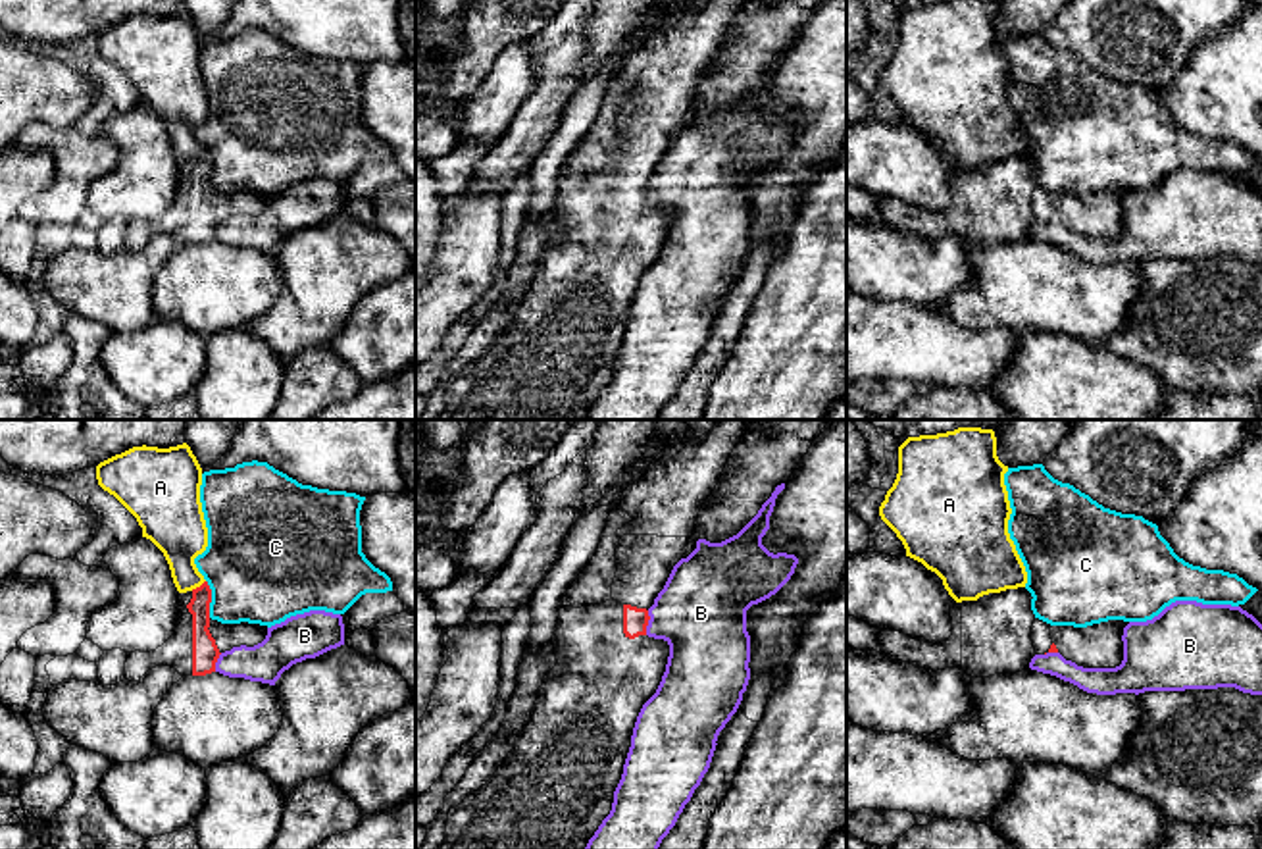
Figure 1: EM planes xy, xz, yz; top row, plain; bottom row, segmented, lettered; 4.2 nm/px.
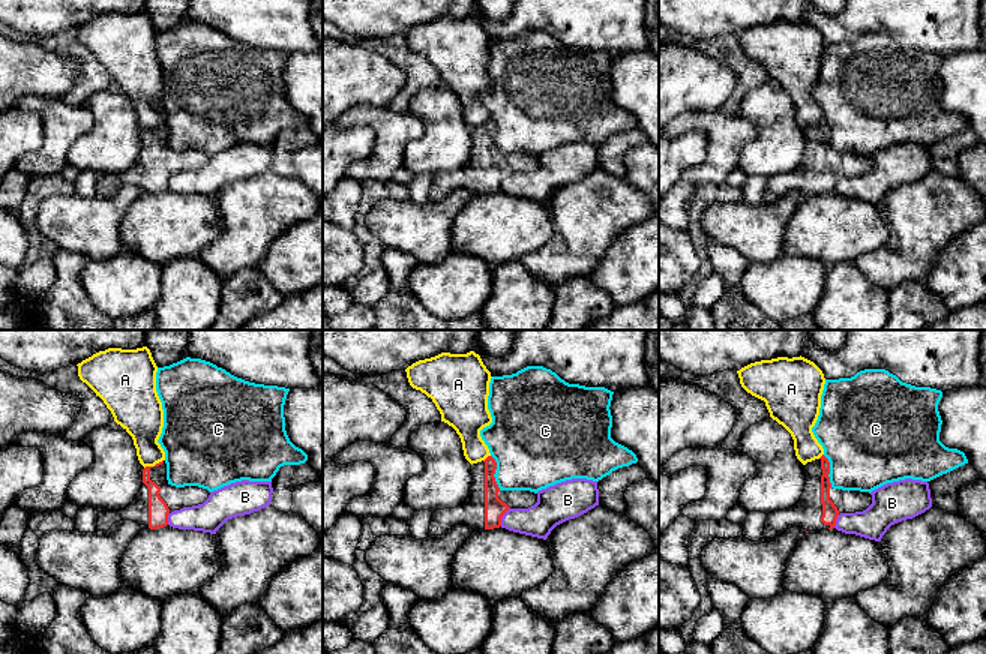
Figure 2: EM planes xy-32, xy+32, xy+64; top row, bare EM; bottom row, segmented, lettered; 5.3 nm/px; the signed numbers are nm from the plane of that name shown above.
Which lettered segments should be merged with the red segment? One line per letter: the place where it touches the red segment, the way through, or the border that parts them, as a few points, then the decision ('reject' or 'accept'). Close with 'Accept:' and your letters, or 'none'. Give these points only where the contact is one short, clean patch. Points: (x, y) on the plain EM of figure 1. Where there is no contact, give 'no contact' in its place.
A: contact xy (197, 156); border xy (204, 149), (191, 158); reject
B: contact xz (647, 191); border xz (649, 180), (645, 203); reject
C: contact xy (210, 168); border xy (206, 149), (210, 185); reject
Accept: none

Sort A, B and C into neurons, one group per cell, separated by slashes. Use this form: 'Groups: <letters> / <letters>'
Groups: A / B / C

